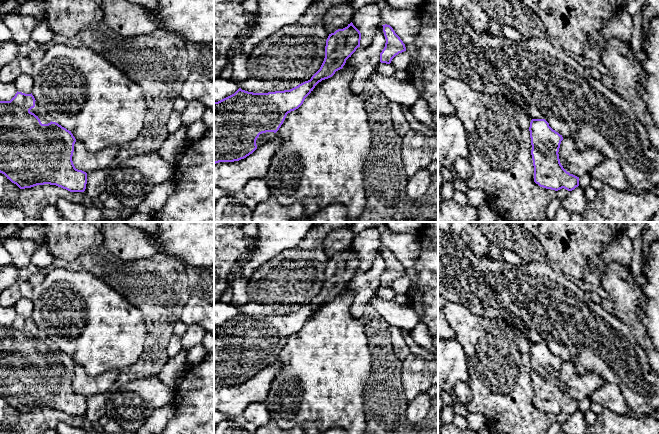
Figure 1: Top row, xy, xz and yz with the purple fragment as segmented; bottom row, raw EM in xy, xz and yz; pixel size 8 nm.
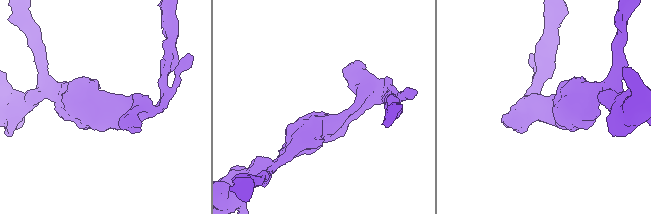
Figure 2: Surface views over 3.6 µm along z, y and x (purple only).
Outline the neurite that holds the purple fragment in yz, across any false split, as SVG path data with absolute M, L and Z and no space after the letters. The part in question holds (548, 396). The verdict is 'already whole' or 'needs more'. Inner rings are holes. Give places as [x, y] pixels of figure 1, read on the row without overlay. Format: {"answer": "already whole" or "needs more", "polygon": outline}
{"answer": "already whole", "polygon": "M532 343L530 346L531 379L534 390L534 406L540 411L558 415L562 412L572 415L579 410L579 401L567 396L560 387L559 372L562 359L553 354L545 343Z"}

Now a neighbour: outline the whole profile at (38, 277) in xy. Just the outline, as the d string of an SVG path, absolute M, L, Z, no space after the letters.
M39 271L32 274L29 277L28 282L34 287L35 285L42 283L44 278L45 278L45 273Z

